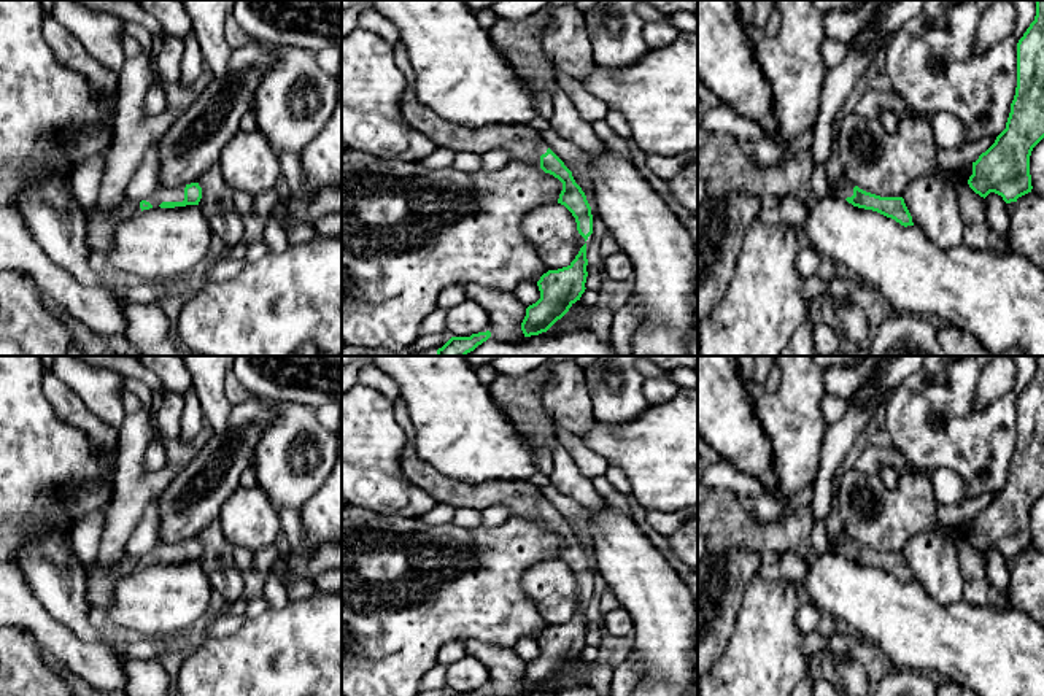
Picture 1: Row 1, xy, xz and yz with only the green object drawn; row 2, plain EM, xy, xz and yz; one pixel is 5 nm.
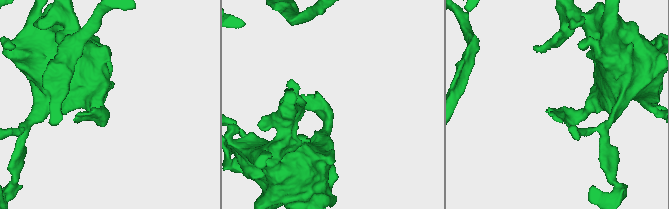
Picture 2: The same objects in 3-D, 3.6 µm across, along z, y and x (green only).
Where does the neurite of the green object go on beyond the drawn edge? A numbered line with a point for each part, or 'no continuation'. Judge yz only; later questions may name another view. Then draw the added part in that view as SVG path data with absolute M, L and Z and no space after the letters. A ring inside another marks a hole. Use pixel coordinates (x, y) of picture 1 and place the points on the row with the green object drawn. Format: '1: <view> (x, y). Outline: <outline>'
1: yz (842, 189). Outline: M842 176L833 188L834 197L847 199L853 195L855 184L850 183L845 176Z

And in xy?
1: xy (161, 194). Outline: M181 184L178 188L157 188L149 197L145 200L153 205L153 208L159 208L162 202L183 202L184 200L184 188Z

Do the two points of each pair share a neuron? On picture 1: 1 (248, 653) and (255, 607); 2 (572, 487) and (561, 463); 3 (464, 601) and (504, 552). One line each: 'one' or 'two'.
1: two
2: one
3: one

